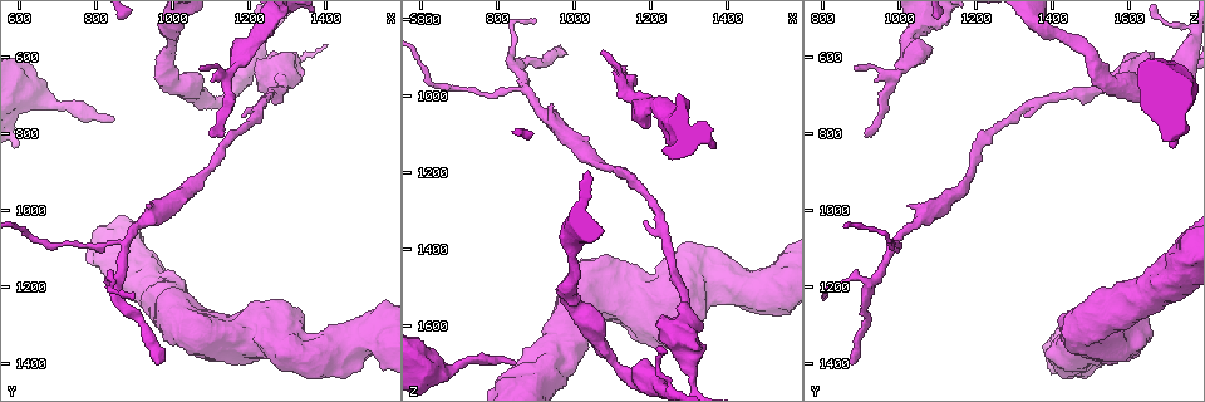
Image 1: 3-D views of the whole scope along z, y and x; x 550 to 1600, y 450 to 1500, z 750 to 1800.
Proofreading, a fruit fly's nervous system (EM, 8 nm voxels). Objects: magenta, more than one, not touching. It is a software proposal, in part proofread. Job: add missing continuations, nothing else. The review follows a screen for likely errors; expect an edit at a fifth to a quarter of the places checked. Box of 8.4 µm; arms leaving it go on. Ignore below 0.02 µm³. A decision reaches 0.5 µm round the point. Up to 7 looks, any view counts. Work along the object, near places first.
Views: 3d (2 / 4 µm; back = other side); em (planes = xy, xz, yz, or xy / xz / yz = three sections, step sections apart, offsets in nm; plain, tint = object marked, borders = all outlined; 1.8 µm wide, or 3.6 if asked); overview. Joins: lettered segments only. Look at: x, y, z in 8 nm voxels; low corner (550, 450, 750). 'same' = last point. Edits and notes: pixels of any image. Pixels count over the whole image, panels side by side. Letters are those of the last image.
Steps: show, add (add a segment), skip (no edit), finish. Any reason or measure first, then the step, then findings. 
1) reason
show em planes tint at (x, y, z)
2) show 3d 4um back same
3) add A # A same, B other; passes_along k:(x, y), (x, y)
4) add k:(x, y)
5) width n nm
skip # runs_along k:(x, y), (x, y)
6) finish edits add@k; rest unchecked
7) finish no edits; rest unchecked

thin end
show em xz step 16 borders at (1110, 805, 910)

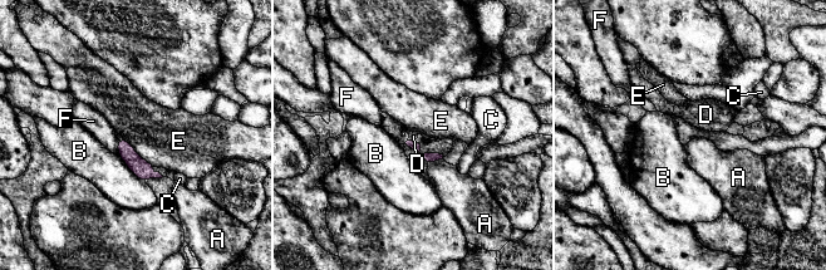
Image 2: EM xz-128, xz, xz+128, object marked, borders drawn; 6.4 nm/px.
another direction
show em planes borders same

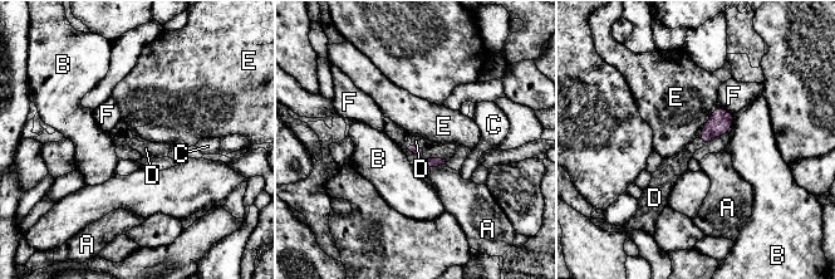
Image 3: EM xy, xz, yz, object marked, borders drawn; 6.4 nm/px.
longest_contact E 220 nm
add D # A other, B other, C other, D same, E other, F other; passes_along 3:(721, 121), (702, 142), (673, 167); the neuron continues

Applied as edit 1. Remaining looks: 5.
a fork
show 3d 2um at (880, 1070, 990)

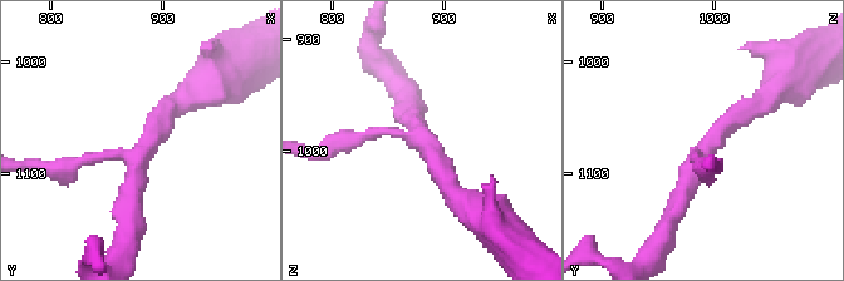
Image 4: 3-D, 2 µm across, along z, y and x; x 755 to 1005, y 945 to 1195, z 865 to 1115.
now the EM
show em yz step 16 tint at (884, 1078, 992)

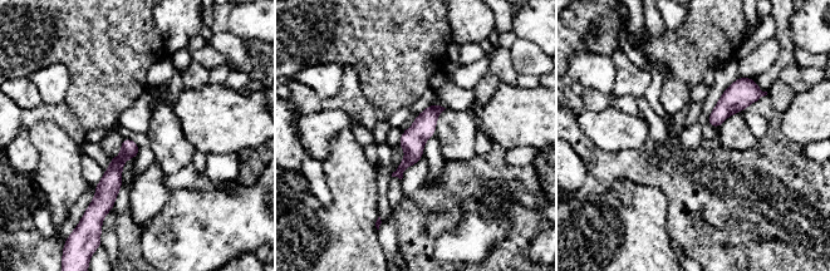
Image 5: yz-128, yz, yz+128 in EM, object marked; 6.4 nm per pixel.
cut it another way
show em planes borders same

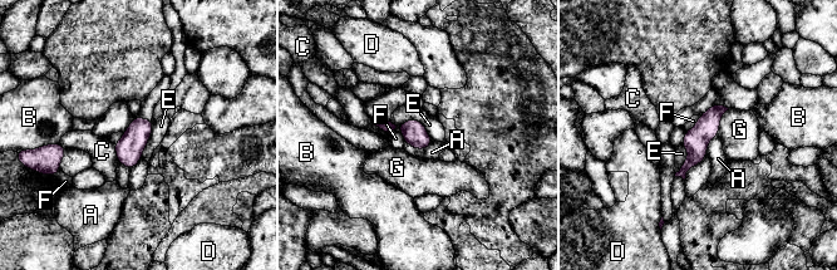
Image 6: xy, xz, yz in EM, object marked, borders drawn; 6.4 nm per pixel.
width 160 nm
skip # A other, B other, C other, D other, E other, F other, G other; no lettered segment goes on from it

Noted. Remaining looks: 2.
finish edits add@3; rest unchecked

